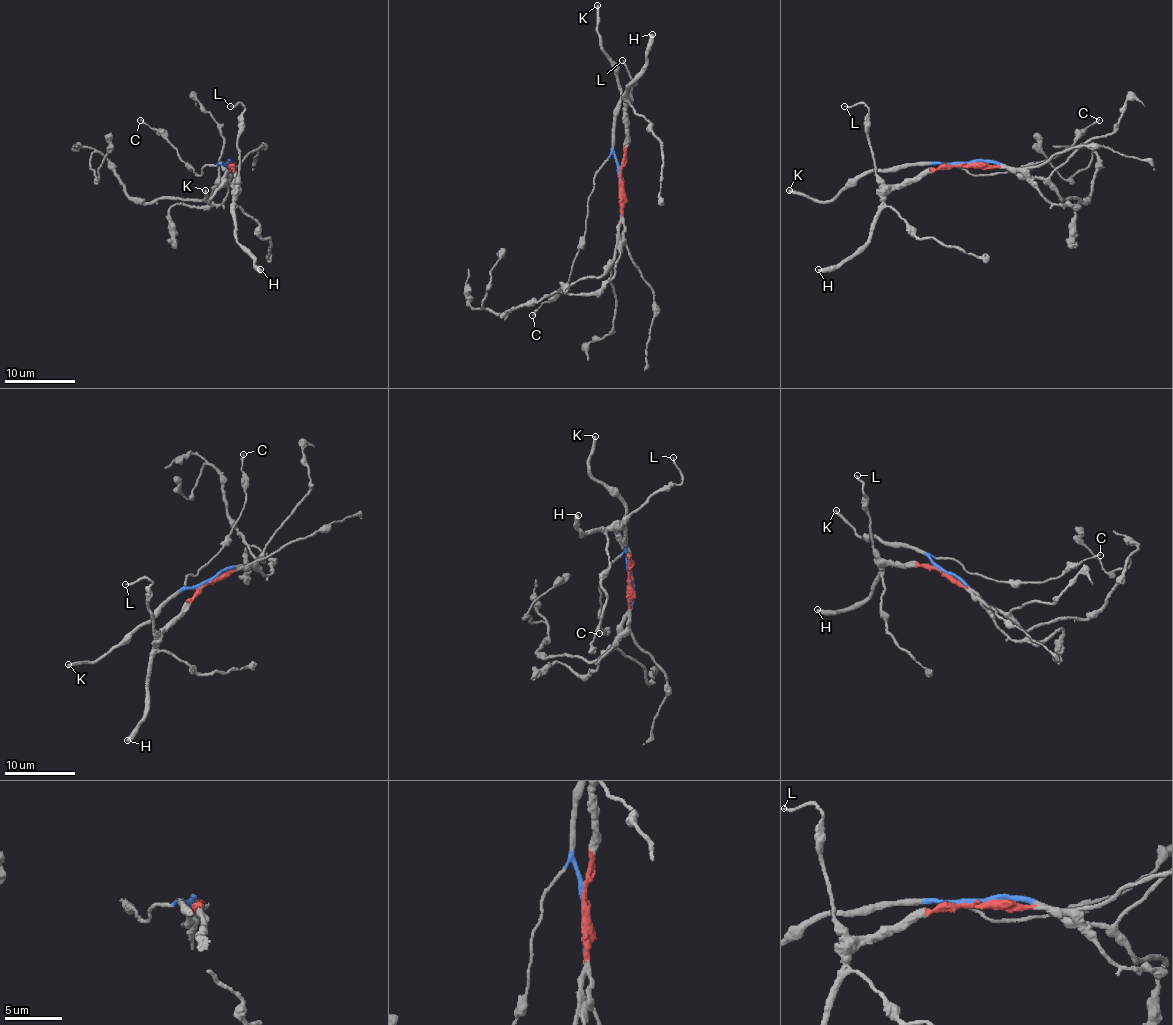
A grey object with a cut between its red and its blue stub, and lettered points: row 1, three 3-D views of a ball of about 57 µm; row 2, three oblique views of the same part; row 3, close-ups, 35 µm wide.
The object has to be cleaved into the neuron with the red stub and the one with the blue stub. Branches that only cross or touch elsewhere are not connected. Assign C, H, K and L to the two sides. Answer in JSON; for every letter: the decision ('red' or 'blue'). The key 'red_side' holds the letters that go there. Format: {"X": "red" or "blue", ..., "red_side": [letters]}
{"C": "blue", "H": "red", "K": "blue", "L": "red", "red_side": ["H", "L"]}

